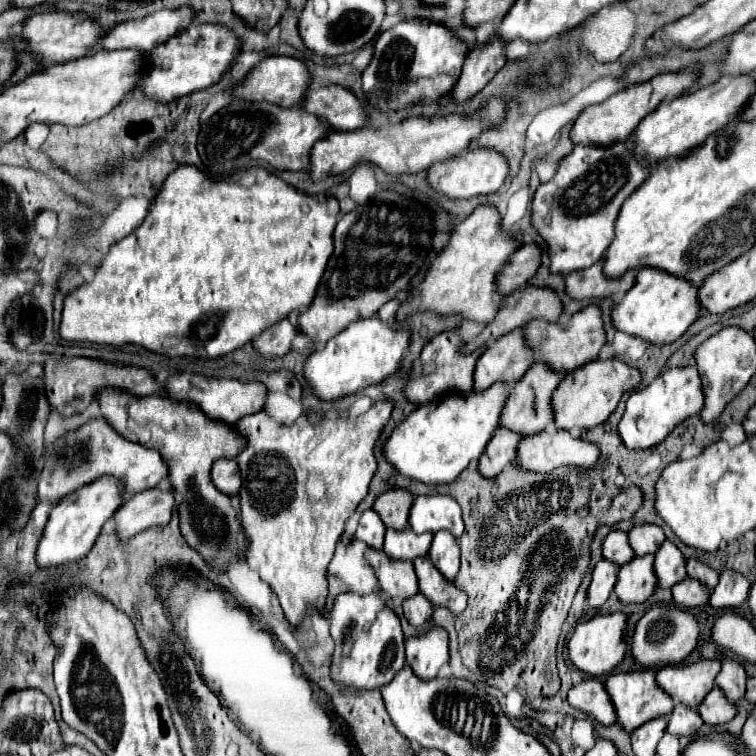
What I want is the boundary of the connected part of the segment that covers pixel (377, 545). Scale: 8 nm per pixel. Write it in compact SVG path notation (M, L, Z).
M366 510L360 516L360 524L358 524L358 530L354 534L354 540L364 542L368 548L382 550L384 532L386 532L386 528L382 526L382 520L376 516L376 512L374 510Z

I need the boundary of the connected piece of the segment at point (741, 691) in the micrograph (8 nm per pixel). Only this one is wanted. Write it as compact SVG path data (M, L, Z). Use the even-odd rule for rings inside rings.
M724 660L722 670L716 676L716 686L722 690L722 694L736 704L746 694L746 672L744 668L734 660Z

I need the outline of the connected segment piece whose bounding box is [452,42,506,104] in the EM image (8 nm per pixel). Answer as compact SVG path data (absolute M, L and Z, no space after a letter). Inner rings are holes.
M502 42L486 44L482 48L472 50L468 54L468 58L462 66L462 74L452 90L454 104L464 104L472 96L476 96L504 64L506 64L506 58L504 58Z

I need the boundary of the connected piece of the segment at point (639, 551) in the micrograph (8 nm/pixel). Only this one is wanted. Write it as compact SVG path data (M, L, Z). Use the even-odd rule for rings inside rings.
M636 524L628 532L628 542L634 550L634 556L646 556L646 554L656 554L660 544L664 542L664 532L660 526L654 524Z

